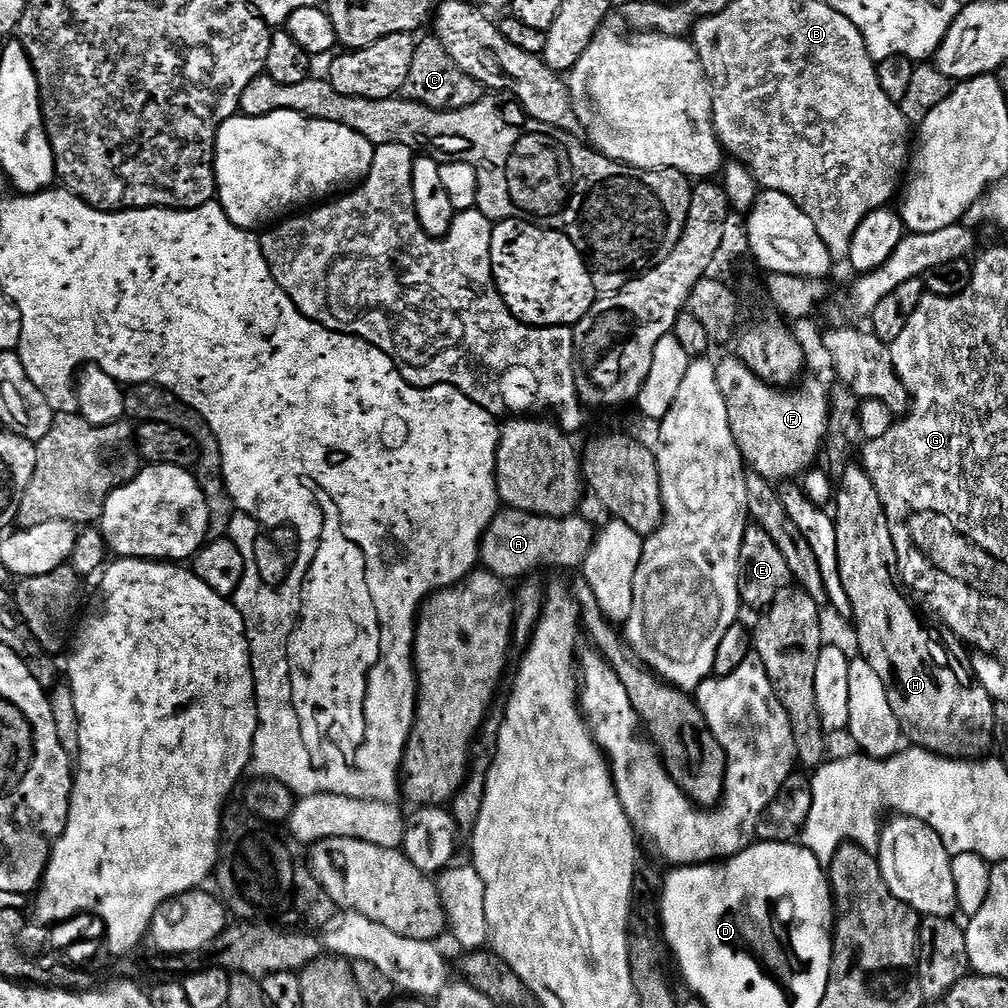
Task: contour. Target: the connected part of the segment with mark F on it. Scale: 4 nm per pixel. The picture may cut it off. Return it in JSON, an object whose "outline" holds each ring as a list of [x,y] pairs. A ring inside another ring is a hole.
{"outline":[[[732,354],[716,364],[716,377],[718,390],[726,400],[726,414],[730,418],[730,430],[734,434],[734,442],[742,454],[745,465],[751,471],[773,482],[788,482],[793,478],[803,477],[804,473],[817,463],[816,455],[818,457],[821,455],[827,434],[829,389],[824,384],[822,386],[816,380],[805,379],[791,390],[773,388],[772,385],[759,380],[740,359]]]}

